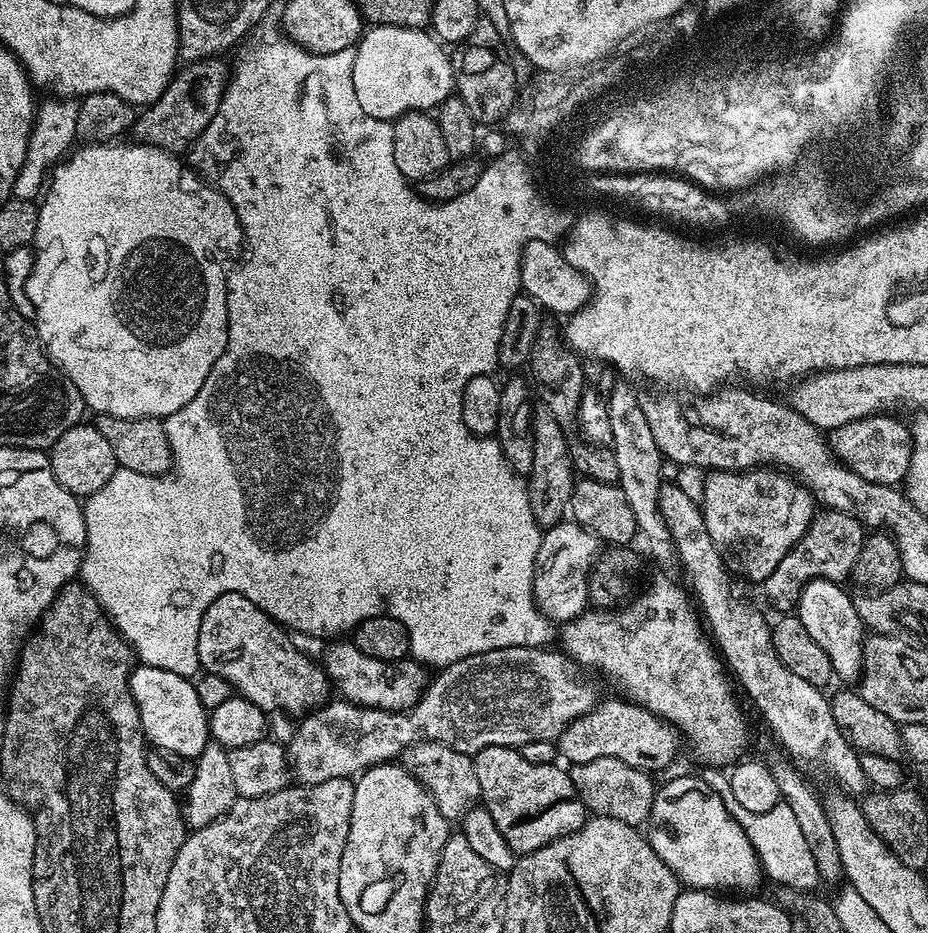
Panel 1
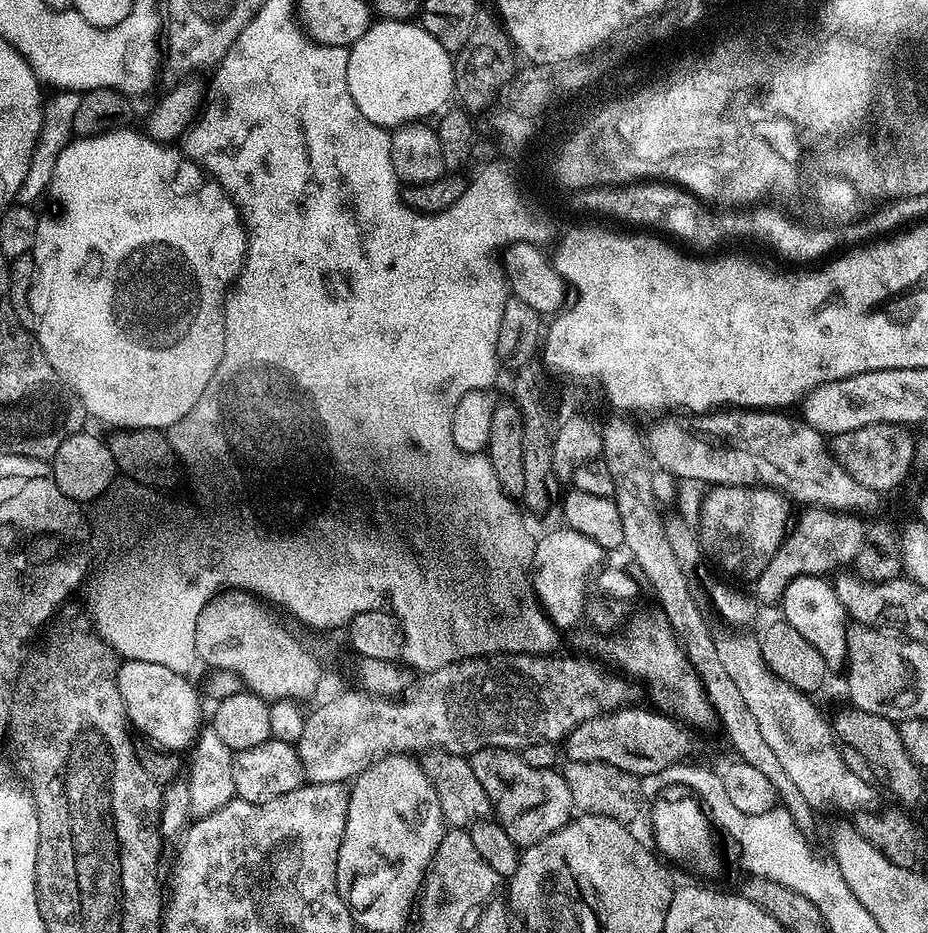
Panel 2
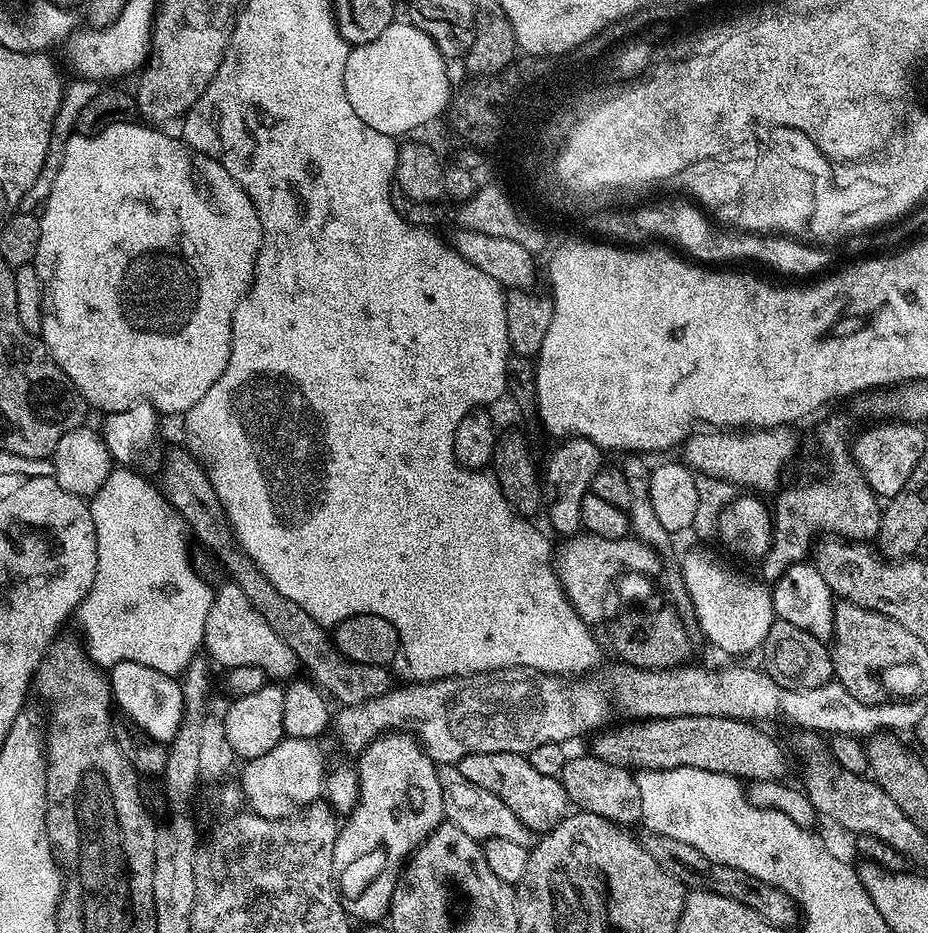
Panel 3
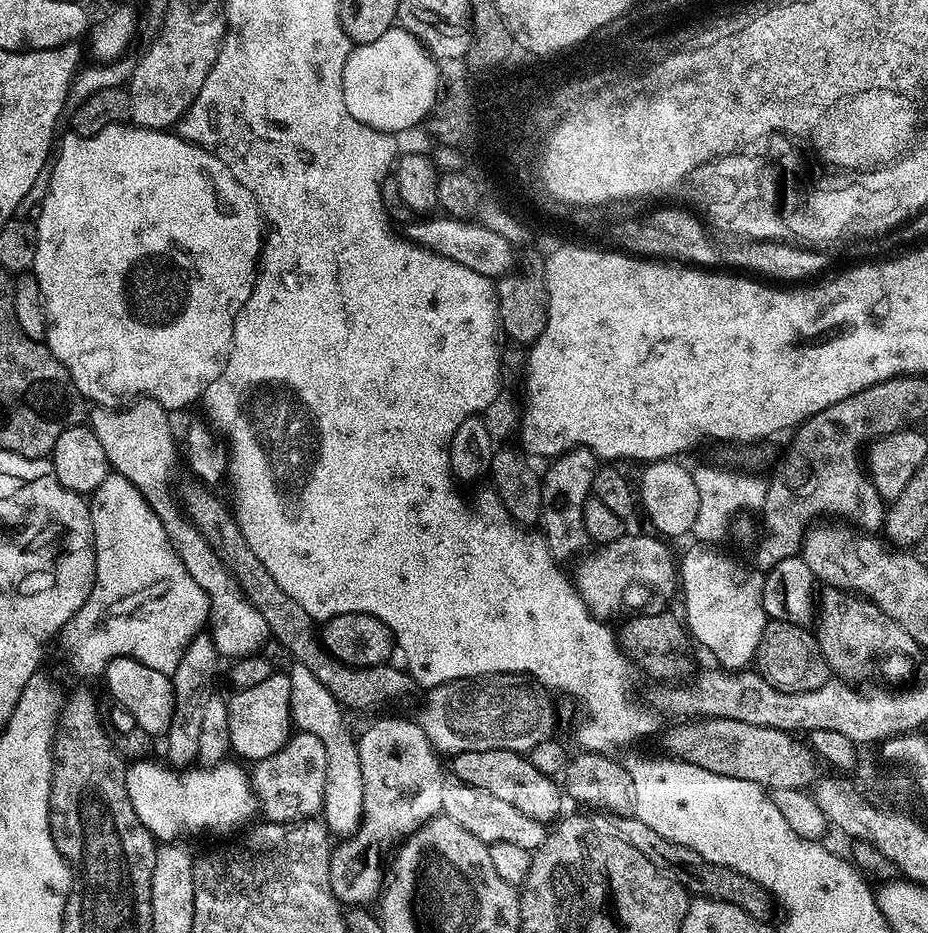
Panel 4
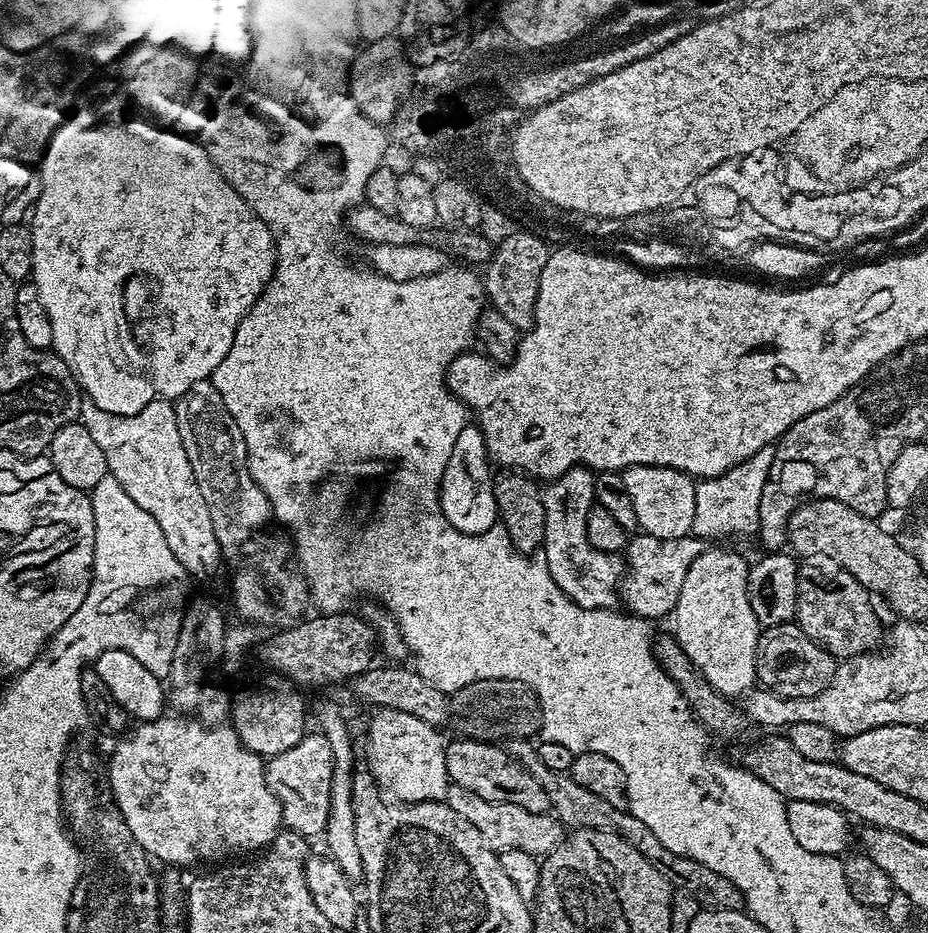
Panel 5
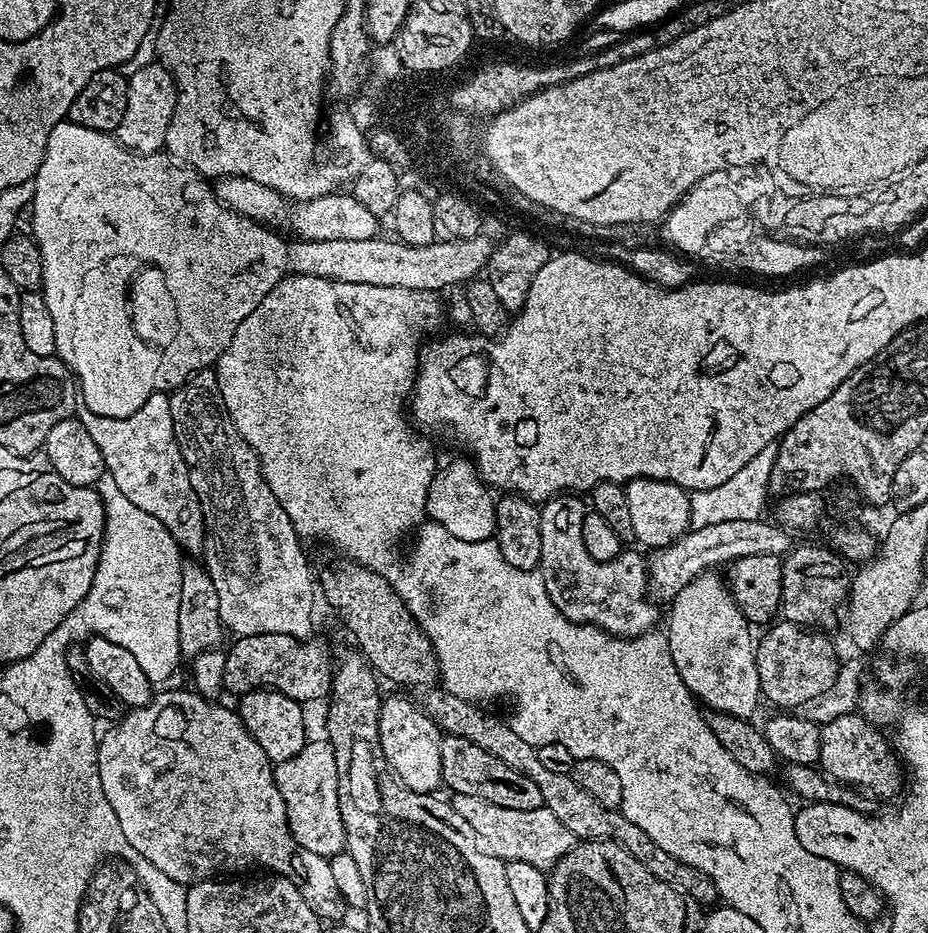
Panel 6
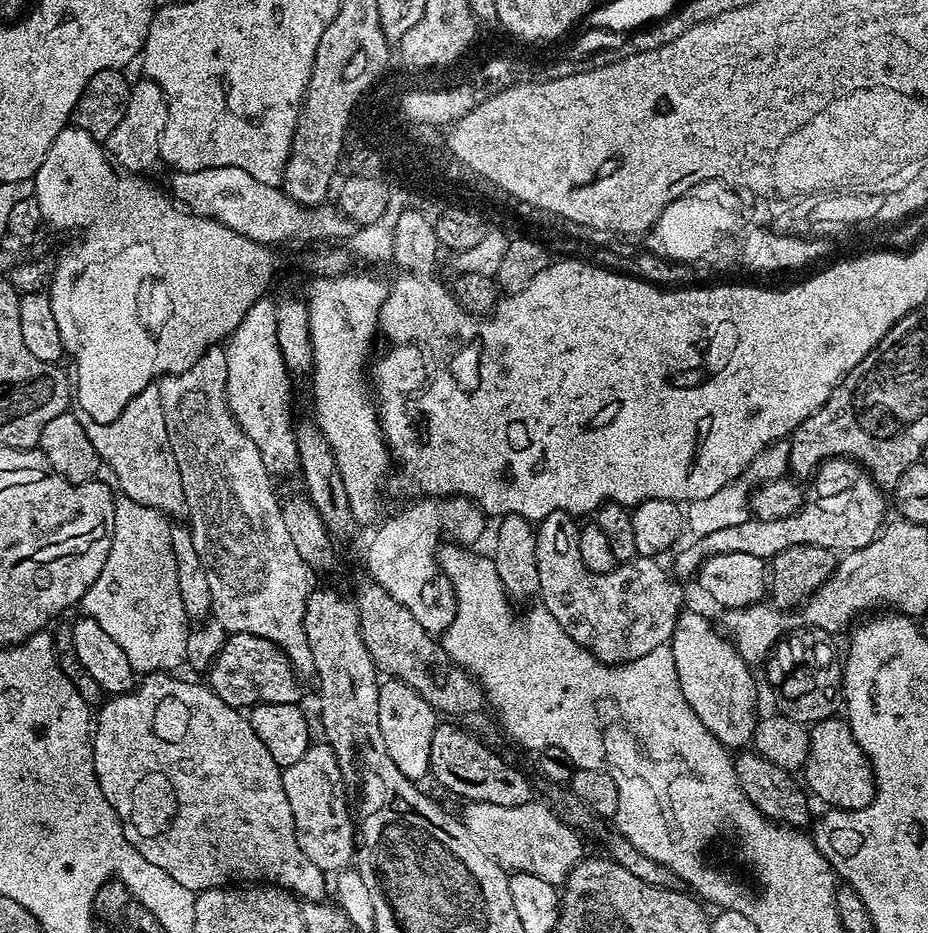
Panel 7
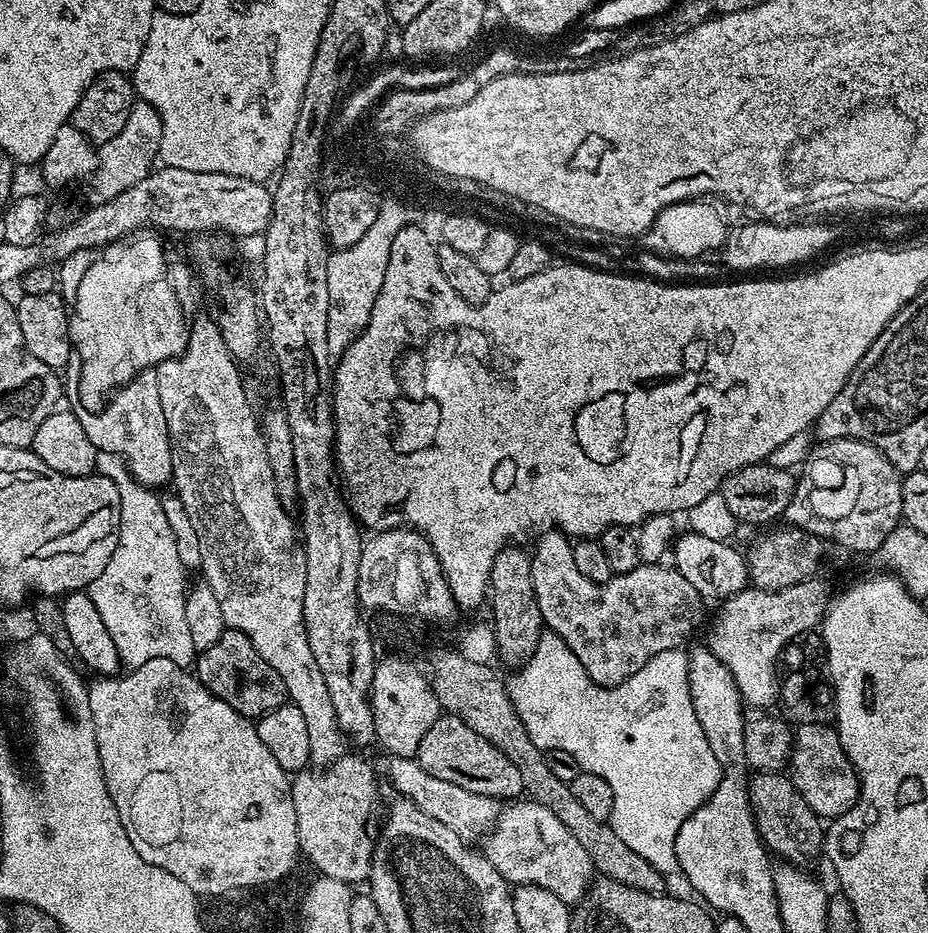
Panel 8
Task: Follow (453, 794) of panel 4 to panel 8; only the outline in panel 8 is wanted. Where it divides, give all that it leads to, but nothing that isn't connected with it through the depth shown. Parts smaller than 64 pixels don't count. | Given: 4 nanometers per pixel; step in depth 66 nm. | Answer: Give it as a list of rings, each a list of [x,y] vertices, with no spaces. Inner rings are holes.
[[[520,798],[501,807],[496,823],[487,833],[483,855],[502,874],[509,885],[533,884],[554,890],[562,902],[575,906],[584,898],[594,880],[594,869],[590,854],[582,850],[582,842],[574,838],[566,826],[562,826],[551,810],[546,810],[538,801]]]

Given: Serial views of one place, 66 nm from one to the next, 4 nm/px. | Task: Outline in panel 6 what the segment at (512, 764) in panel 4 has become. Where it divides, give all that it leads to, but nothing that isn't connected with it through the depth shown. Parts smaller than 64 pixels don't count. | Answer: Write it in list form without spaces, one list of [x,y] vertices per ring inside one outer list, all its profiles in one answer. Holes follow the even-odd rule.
[[[445,735],[440,741],[440,749],[443,783],[449,784],[453,793],[486,798],[486,802],[494,802],[494,806],[506,806],[509,810],[538,810],[544,807],[544,799],[538,786],[534,786],[534,782],[530,782],[526,774],[510,770],[506,762],[494,758],[494,754],[486,754],[482,746],[474,746],[474,742],[466,738]]]

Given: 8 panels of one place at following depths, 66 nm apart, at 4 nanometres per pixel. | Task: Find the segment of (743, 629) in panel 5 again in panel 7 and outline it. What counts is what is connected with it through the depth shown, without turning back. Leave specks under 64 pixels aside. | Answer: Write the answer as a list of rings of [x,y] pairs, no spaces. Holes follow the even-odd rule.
[[[681,611],[670,641],[682,694],[686,694],[686,702],[690,702],[702,726],[706,726],[720,744],[729,750],[747,747],[752,743],[752,731],[758,719],[753,669],[719,627],[716,629],[702,613],[688,611]]]

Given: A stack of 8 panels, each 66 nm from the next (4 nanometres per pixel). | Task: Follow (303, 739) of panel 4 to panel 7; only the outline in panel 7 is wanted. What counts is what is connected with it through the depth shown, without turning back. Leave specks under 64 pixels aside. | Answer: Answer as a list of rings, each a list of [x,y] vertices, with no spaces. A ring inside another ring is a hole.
[[[326,742],[309,743],[306,754],[294,762],[294,766],[286,766],[282,770],[282,786],[286,790],[286,798],[290,801],[290,814],[294,814],[294,830],[298,838],[298,846],[314,866],[318,866],[325,874],[341,872],[353,863],[358,847],[358,828],[354,823],[354,812],[348,809],[348,800],[344,797],[346,778],[338,766],[338,758],[334,750]]]

